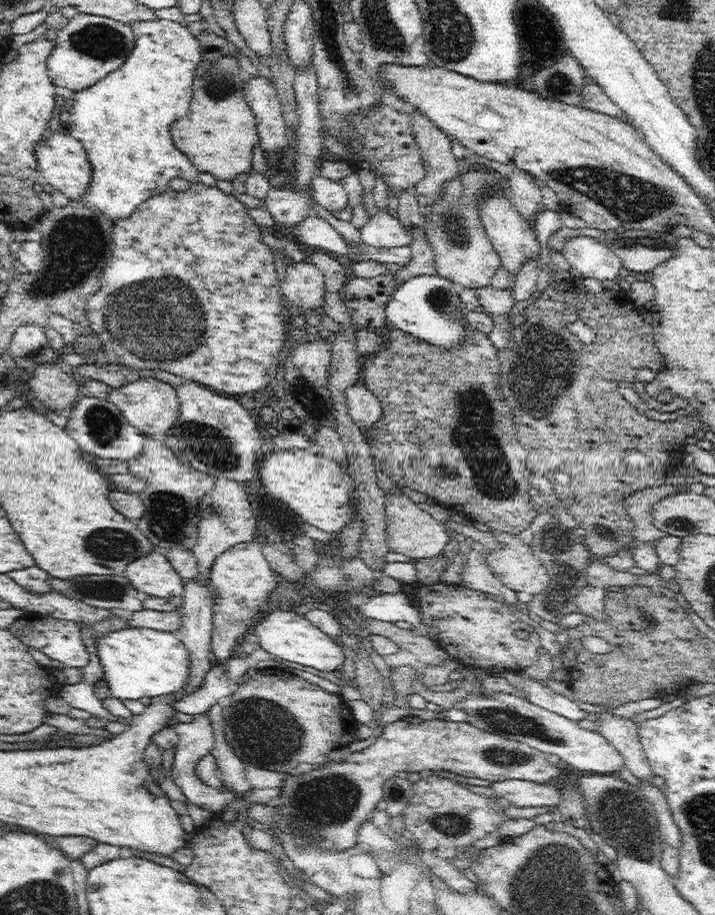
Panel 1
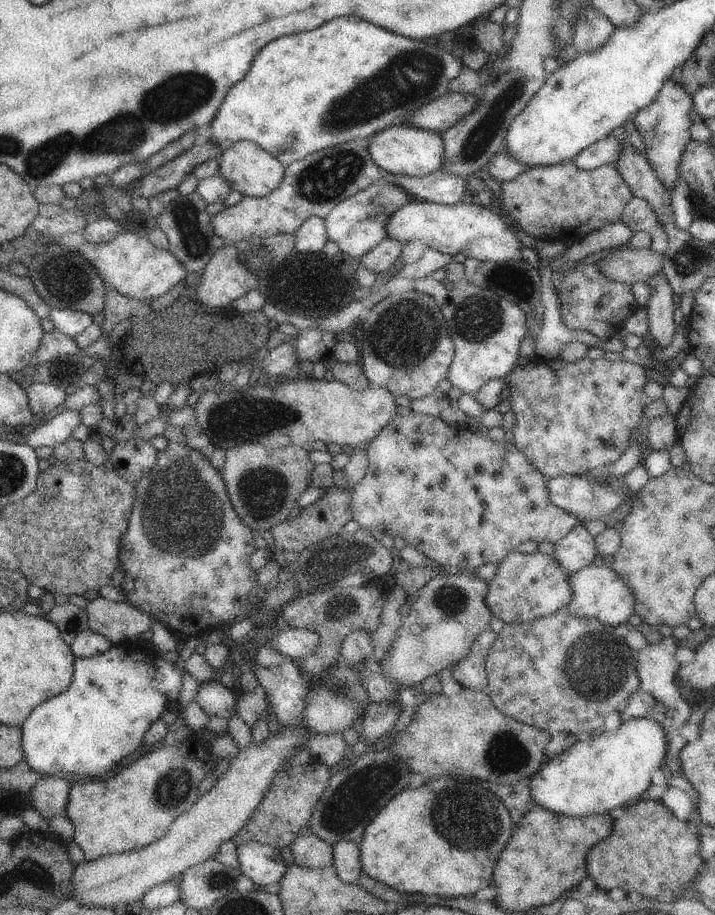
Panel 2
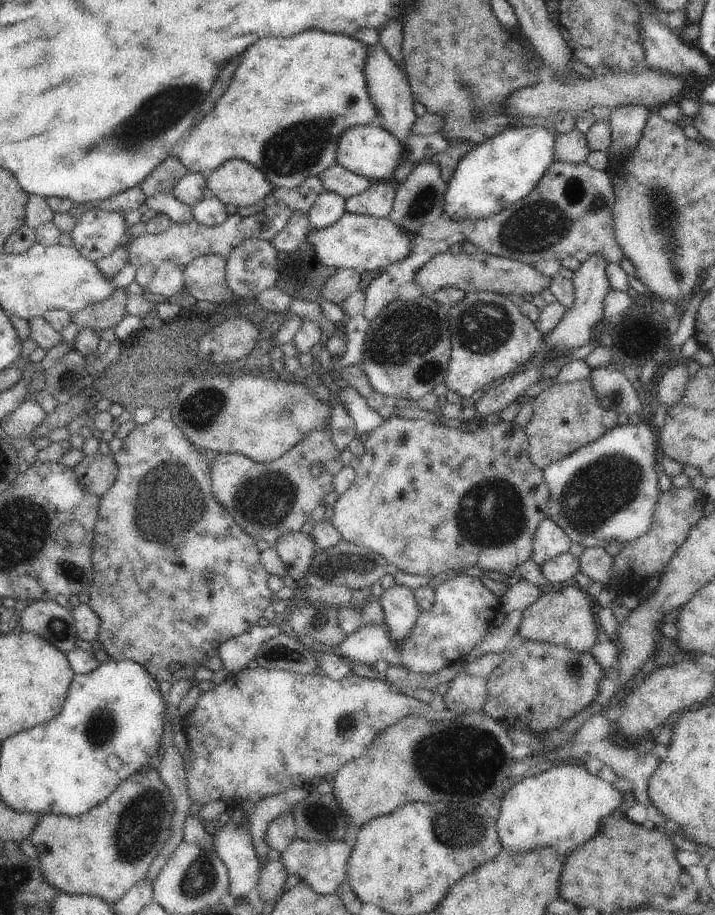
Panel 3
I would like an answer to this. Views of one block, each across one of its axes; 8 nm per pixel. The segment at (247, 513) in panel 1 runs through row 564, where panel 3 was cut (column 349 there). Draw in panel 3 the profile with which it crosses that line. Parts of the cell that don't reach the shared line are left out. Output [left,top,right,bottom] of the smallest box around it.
[345,180,397,217]

